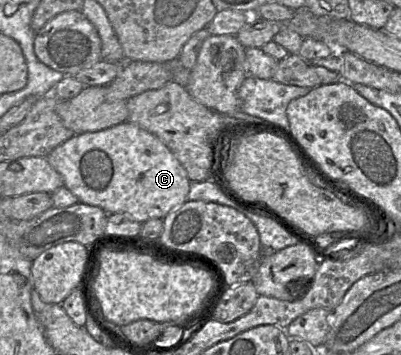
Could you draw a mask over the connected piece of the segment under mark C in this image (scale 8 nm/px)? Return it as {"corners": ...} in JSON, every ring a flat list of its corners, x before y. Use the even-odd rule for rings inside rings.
{"corners":[[125,121,112,127,75,134,47,156,49,163,64,179,67,187,82,203,98,206,108,214,123,213,144,223,152,218,164,218,187,201,190,180,174,153,156,135]]}

